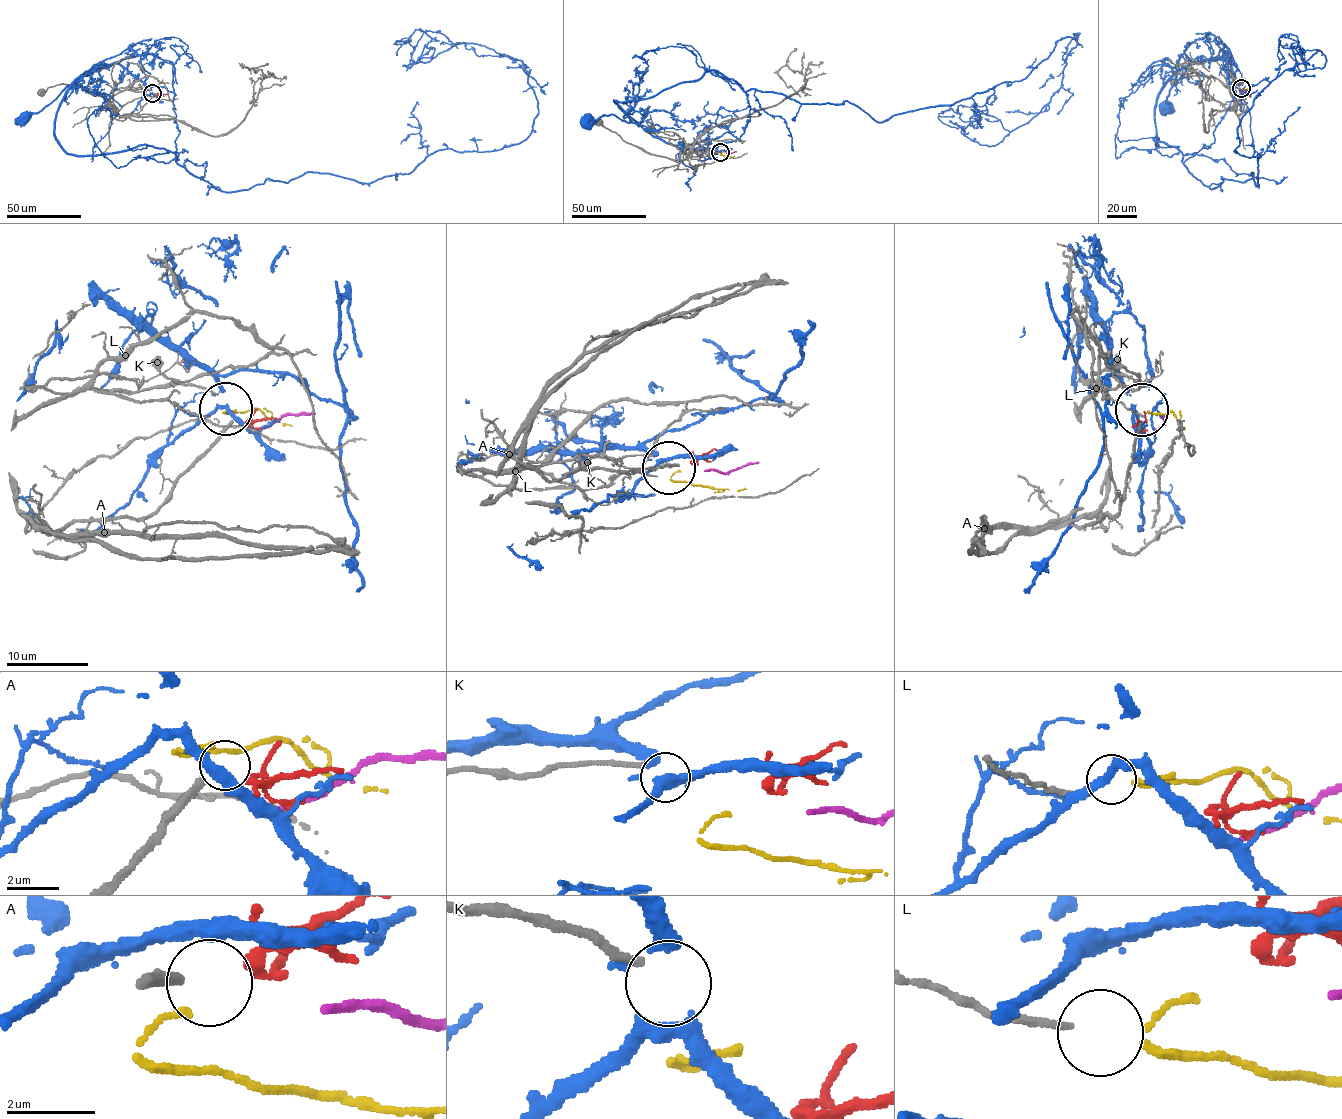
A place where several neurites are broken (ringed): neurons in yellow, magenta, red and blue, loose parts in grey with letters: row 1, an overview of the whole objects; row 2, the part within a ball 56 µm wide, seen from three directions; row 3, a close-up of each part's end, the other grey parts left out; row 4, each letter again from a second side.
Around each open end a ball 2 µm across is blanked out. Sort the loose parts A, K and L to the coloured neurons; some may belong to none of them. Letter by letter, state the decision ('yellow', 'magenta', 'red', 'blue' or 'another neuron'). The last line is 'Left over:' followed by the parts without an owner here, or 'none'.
A: another neuron
K: another neuron
L: yellow
Left over: A, K

